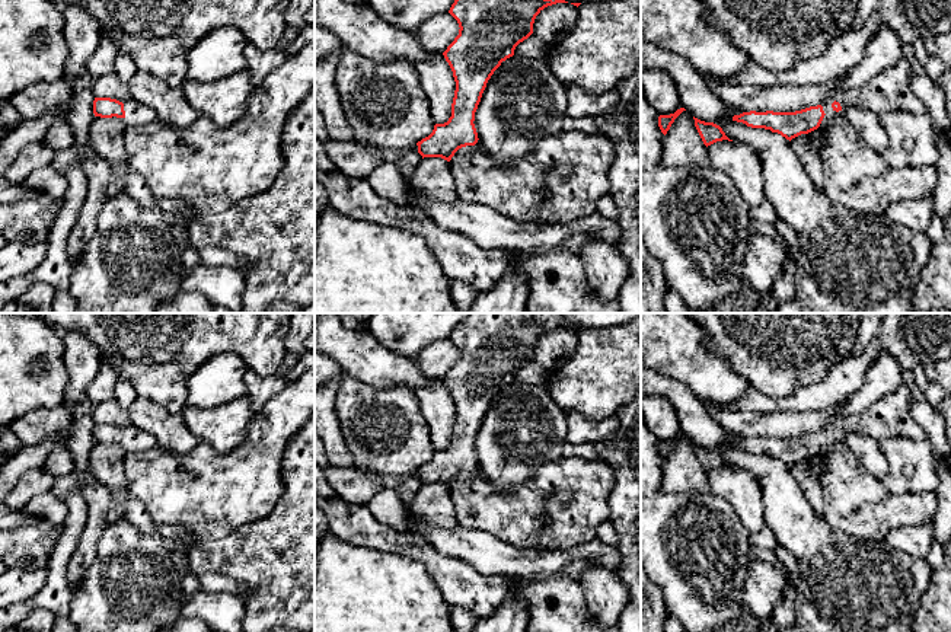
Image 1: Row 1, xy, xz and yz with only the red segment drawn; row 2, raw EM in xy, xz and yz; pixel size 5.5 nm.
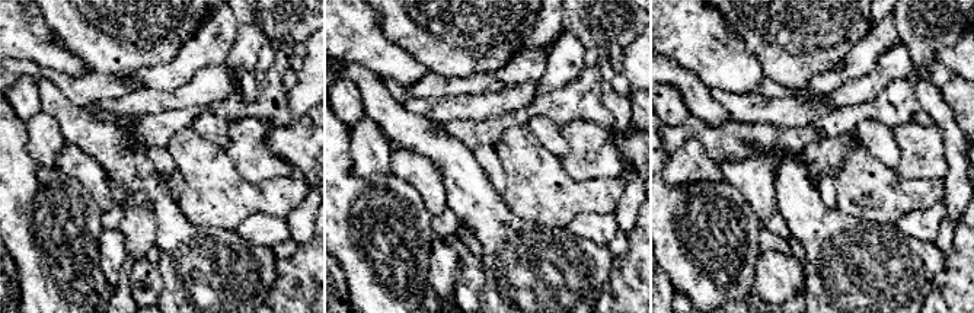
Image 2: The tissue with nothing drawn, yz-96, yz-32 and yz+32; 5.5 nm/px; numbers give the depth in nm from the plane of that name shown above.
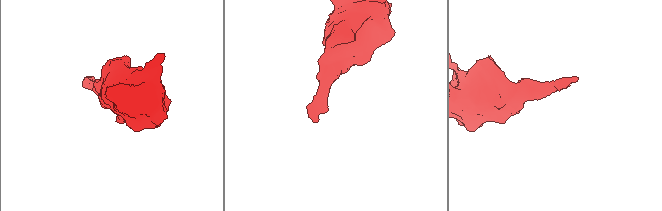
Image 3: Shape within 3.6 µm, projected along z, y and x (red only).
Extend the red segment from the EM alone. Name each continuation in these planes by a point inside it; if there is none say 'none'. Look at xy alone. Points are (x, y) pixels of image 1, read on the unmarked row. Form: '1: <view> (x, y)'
1: xy (136, 439)

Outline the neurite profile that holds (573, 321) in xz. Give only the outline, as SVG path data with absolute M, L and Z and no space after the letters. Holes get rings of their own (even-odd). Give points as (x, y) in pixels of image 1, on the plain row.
M552 313L568 329L601 329L641 319L641 313Z

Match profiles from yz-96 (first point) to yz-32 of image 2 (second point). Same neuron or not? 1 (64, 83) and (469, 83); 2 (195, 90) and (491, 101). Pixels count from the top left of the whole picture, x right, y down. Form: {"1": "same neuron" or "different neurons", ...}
{"1": "same neuron", "2": "same neuron"}

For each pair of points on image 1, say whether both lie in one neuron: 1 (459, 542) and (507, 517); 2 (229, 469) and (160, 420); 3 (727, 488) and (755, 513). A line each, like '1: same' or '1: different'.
1: different
2: different
3: same

